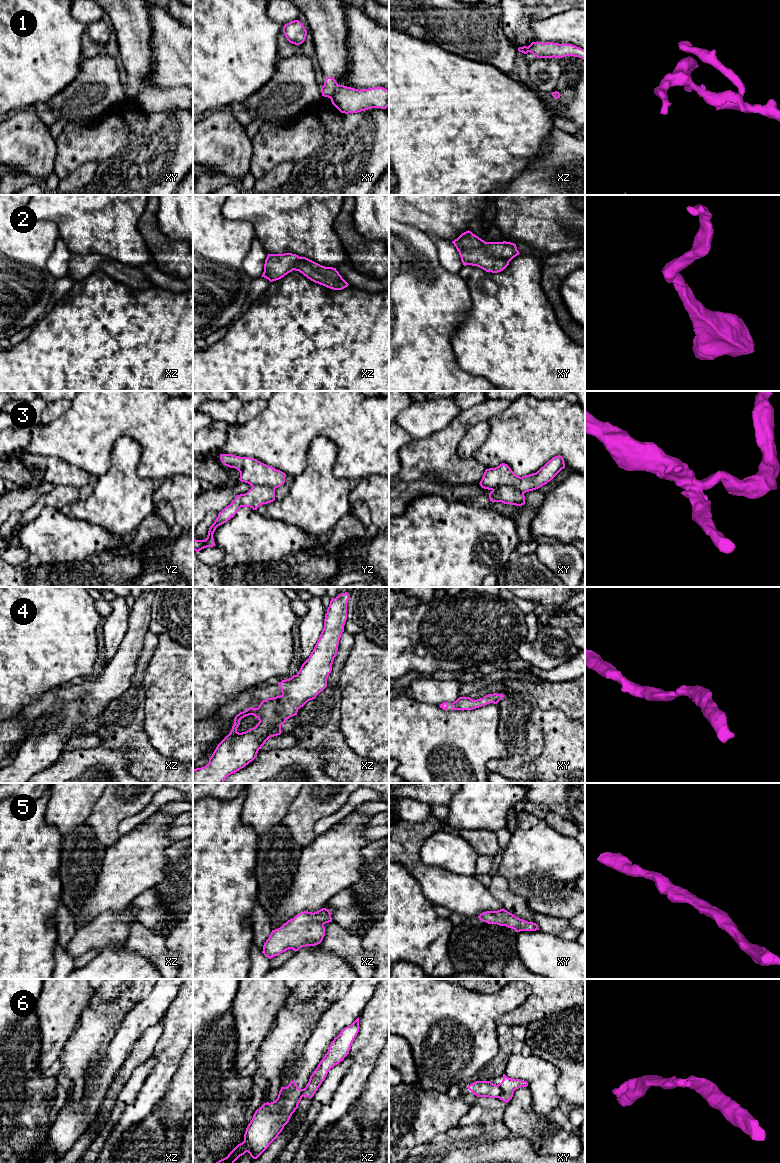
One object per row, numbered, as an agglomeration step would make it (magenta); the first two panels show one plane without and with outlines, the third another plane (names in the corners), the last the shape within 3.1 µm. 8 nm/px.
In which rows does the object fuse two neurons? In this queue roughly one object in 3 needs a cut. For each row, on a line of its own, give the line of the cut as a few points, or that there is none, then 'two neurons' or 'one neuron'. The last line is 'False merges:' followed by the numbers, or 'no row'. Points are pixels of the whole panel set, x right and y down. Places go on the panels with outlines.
1: xy (337, 84), (330, 98) | two neurons
2: no cut | one neuron
3: xy (492, 489), (498, 486), (511, 486), (523, 493) | two neurons
4: no cut | one neuron
5: no cut | one neuron
6: xy (497, 1085), (500, 1089), (499, 1097) | two neurons
False merges: 1, 3, 6

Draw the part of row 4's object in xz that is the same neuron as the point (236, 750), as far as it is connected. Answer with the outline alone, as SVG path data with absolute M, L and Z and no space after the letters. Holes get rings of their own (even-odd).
M347 592L331 599L325 614L324 628L309 658L302 664L300 671L291 678L278 683L282 692L280 696L267 698L261 701L257 708L249 707L235 716L232 730L217 745L212 756L209 758L209 763L204 767L193 770L193 783L224 783L229 775L252 762L269 738L282 733L281 725L287 719L297 715L301 707L308 701L315 699L327 687L327 678L332 671L332 664L337 655L339 640L344 632L344 625L347 620L348 600L349 594ZM249 715L254 715L259 720L258 724L245 732L239 733L237 728L240 725L240 720Z

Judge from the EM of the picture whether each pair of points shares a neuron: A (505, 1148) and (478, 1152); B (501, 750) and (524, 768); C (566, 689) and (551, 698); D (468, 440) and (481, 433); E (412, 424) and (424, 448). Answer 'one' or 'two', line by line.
A: one
B: two
C: one
D: one
E: two

